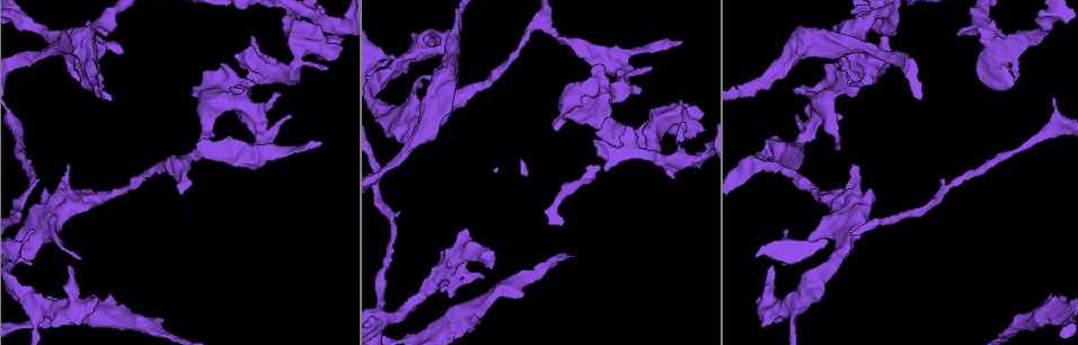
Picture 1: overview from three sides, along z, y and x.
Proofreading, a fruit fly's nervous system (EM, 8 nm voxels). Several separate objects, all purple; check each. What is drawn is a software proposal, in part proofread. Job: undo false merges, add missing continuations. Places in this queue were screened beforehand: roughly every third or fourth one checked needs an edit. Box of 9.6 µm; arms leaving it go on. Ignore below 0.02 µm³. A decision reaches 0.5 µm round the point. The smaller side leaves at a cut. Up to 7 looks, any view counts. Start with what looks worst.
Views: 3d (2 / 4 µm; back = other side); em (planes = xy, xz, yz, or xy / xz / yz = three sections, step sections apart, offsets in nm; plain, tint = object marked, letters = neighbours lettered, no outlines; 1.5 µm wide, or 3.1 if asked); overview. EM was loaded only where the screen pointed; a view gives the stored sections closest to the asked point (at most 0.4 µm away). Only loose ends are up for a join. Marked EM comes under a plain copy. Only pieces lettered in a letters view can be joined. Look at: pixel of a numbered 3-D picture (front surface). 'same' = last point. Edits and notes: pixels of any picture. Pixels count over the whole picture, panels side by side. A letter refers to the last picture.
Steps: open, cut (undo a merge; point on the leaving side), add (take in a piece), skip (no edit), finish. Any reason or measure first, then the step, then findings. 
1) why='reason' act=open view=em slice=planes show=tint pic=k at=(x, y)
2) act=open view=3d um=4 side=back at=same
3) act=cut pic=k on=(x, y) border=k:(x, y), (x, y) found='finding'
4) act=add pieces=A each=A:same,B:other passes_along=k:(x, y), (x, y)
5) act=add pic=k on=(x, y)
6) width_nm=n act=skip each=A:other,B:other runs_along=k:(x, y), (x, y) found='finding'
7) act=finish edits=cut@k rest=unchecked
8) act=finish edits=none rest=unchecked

why='branch point' act=open view=3d um=4 pic=1 at=(797, 146)

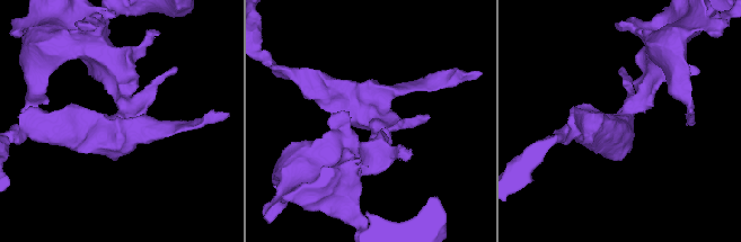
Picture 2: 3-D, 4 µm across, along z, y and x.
act=open view=em slice=planes show=tint pic=2 at=(374, 119)

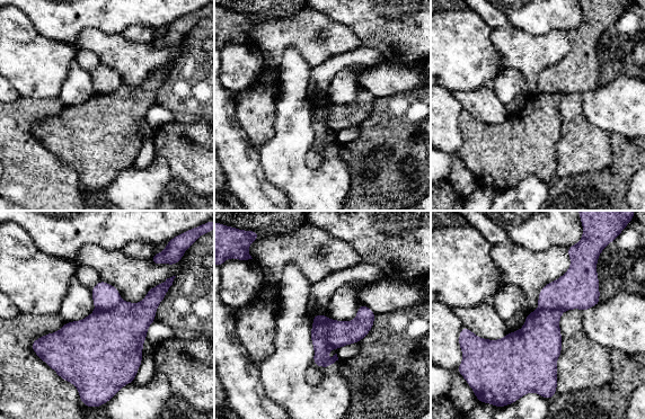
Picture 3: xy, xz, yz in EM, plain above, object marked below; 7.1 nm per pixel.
why='what lies round it' act=open view=em slice=planes show=letters at=same

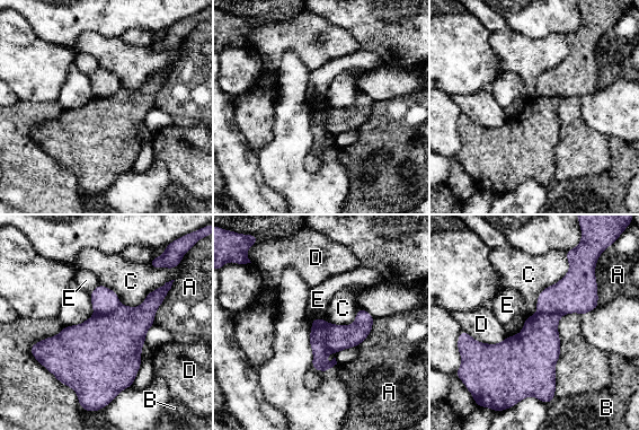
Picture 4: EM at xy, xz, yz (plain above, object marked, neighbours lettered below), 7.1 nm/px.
act=cut pic=4 on=(338, 338) each=A:other,B:other,C:other,D:other,E:other border=4:(313, 324), (325, 324), (330, 350) found='two cells meet here'

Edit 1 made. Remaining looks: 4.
act=open view=overview

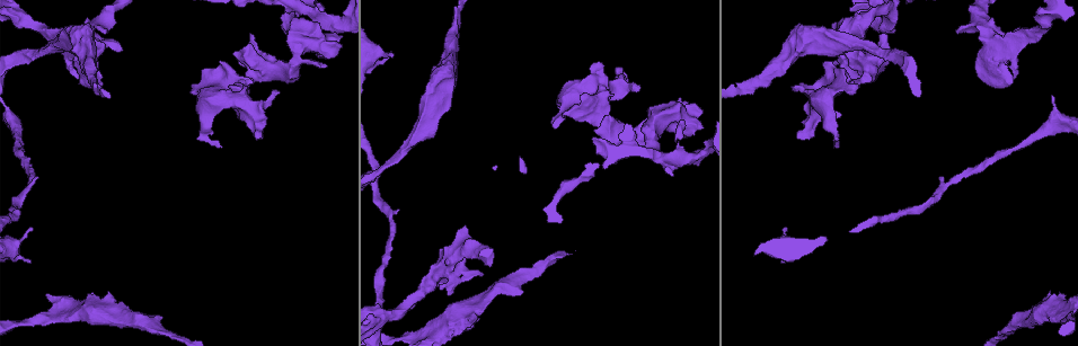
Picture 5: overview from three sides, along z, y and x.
act=open view=em slice=xy step=4 show=tint pic=5 at=(343, 24)

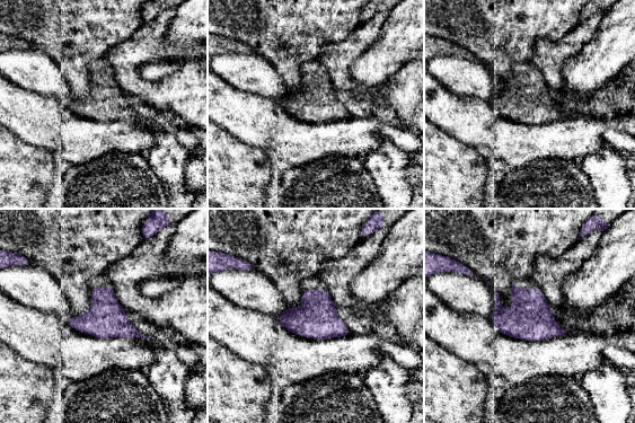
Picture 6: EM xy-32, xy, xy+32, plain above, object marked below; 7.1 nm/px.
why='cut it another way' act=open view=em slice=planes show=tint at=same

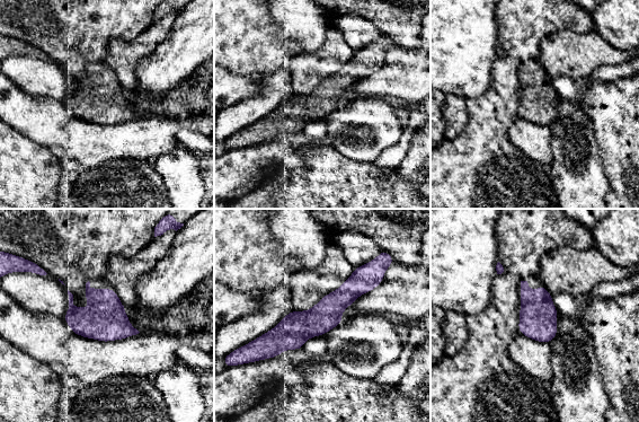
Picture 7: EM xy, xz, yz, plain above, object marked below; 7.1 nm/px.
act=open view=em slice=planes show=letters at=same

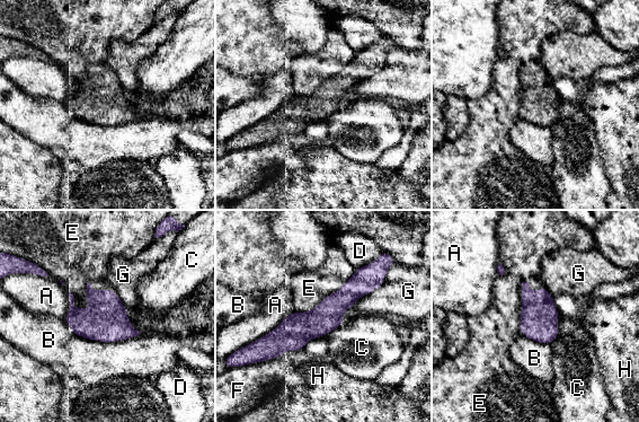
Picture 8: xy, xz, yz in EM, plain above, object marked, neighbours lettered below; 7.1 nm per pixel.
width_nm=220 act=skip each=A:other,B:other,C:other,D:other,E:other,F:other,G:other,H:other runs_along=8:(379, 280), (260, 342) found='continuous, no second cell'

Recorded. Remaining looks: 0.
act=finish edits=cut@4 rest=unchecked

